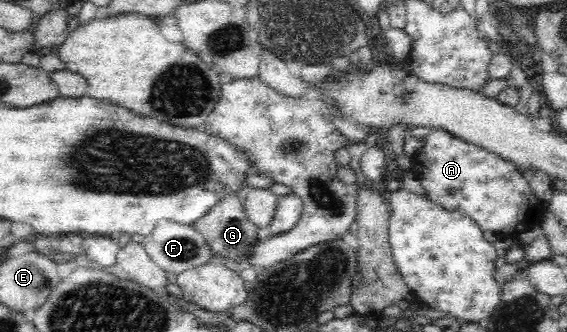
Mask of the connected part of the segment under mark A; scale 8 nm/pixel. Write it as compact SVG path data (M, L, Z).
M443 129L427 134L421 142L420 152L413 156L412 172L419 178L429 200L446 207L447 210L462 210L477 223L481 231L489 230L498 236L517 236L541 223L547 204L533 195L528 179L511 162L506 162L497 154L479 146L464 142Z

